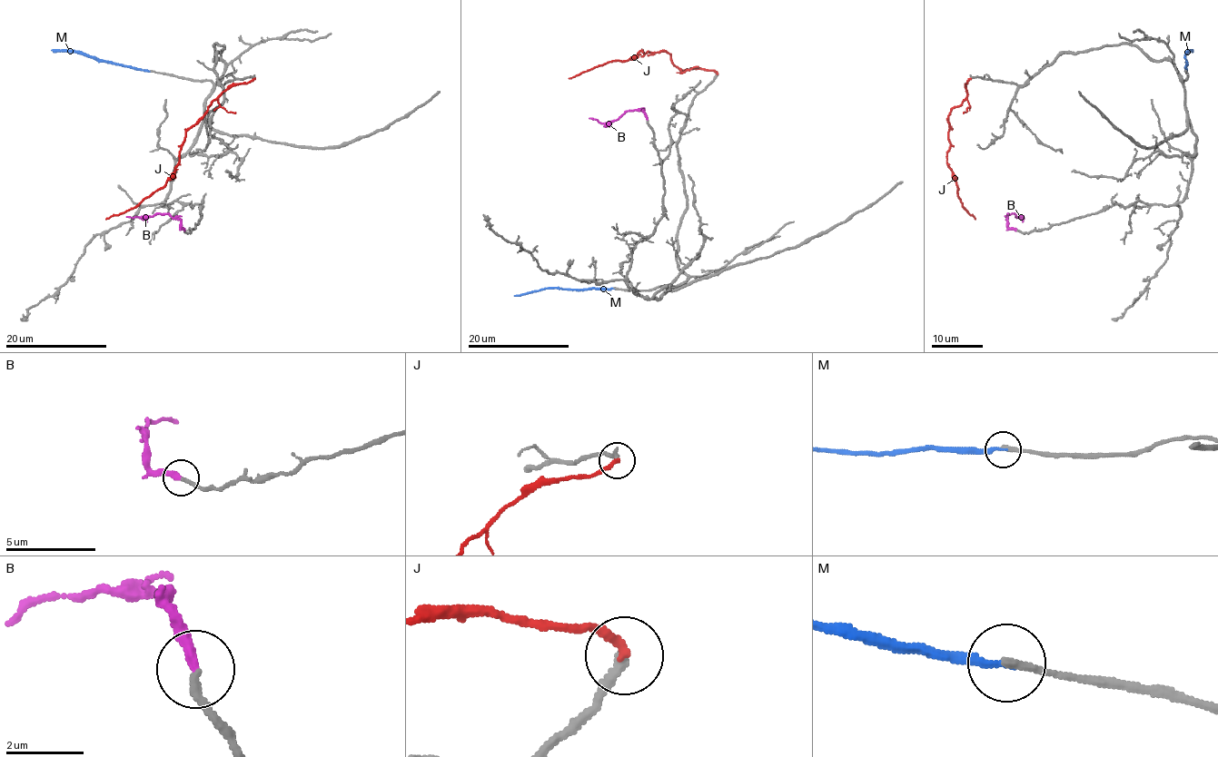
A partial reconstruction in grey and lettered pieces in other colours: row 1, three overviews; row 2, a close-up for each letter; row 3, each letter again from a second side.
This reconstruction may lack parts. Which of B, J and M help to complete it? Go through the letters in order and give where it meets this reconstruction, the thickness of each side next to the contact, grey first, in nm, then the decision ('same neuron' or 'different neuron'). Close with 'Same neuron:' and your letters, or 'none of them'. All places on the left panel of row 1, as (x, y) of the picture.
B: (184, 230) | 190/280 nm | same neuron
J: (254, 78) | 240/240 nm | same neuron
M: (151, 71) | 220/190 nm | different neuron
Same neuron: B, J

